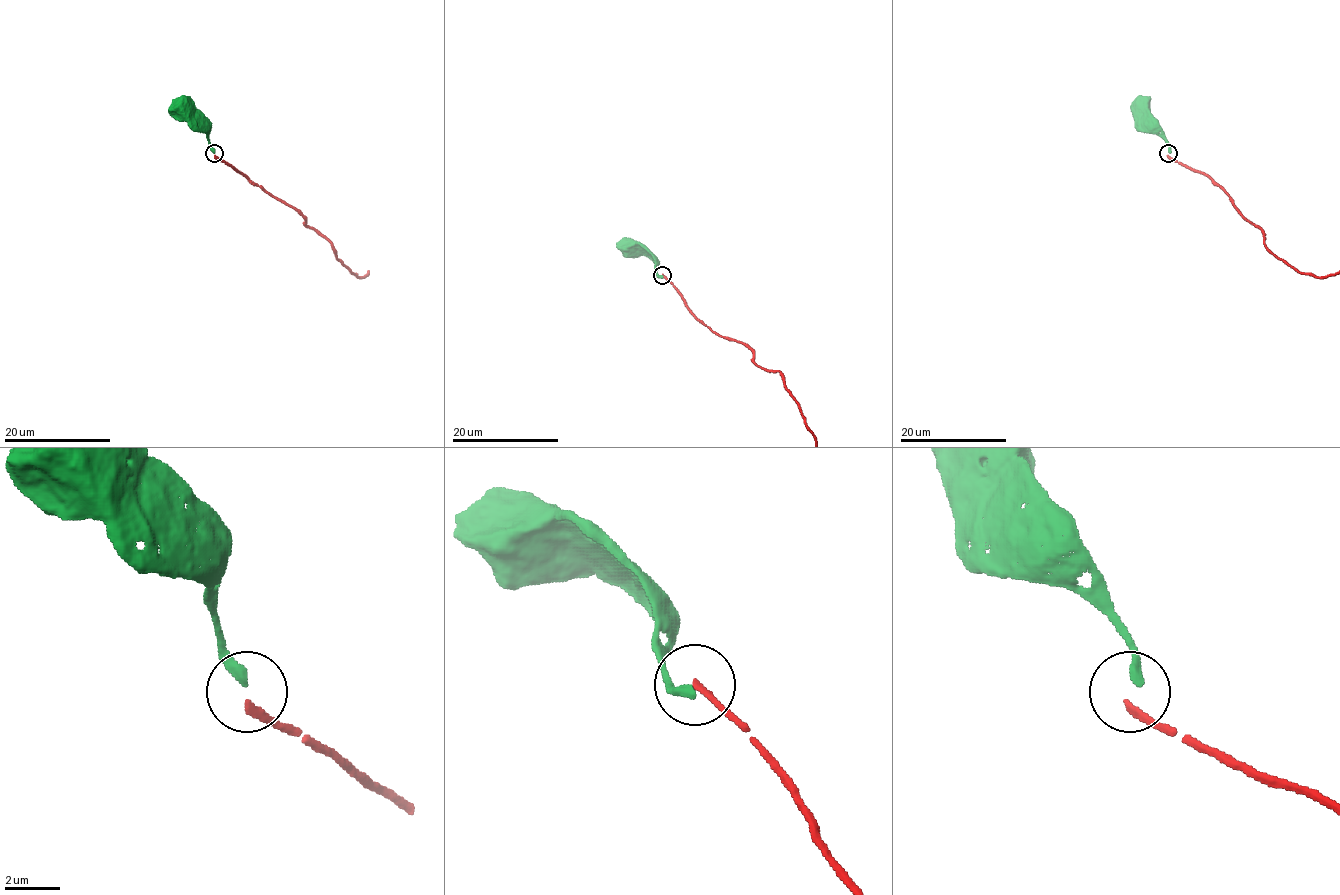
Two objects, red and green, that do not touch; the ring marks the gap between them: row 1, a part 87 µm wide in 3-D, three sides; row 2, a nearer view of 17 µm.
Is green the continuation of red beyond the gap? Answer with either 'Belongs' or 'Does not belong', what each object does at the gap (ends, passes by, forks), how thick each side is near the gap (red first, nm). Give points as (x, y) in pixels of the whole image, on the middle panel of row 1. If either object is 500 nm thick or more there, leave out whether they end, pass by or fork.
Does not belong. At the ring red ends. At the ring green ends. Thickness 280 nm (red) against 380 nm

